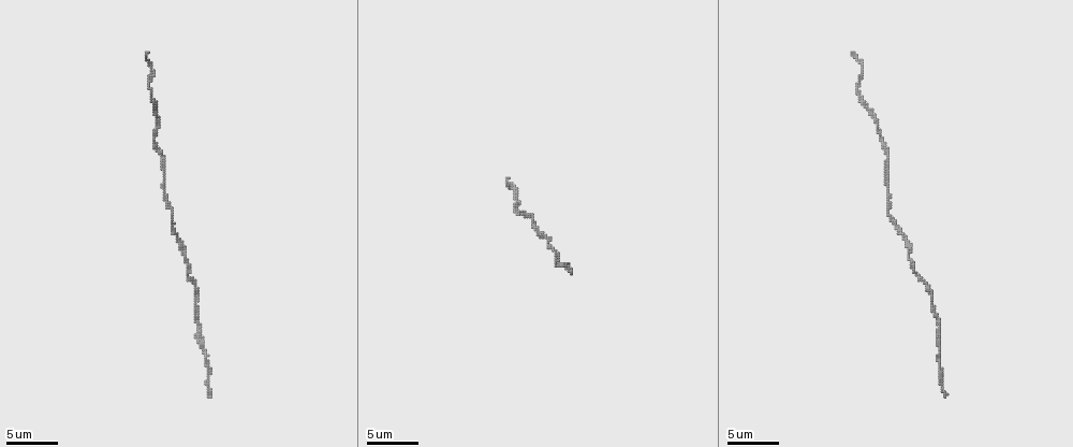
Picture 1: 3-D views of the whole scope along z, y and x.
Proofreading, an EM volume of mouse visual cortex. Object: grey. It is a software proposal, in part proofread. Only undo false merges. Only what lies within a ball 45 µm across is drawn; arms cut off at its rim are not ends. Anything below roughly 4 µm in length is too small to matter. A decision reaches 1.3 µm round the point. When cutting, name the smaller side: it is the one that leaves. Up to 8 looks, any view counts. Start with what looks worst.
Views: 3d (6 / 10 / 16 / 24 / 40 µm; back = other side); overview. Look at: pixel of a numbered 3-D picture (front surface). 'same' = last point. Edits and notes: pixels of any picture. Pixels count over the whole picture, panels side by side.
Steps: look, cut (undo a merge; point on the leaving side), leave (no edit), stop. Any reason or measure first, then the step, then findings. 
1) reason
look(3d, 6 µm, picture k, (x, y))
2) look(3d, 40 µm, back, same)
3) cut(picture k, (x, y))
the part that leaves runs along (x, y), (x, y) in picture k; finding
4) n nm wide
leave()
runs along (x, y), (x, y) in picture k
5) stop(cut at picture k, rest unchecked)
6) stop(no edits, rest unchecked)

thick turns thin
look(3d, 10 µm, picture 1, (155, 115))

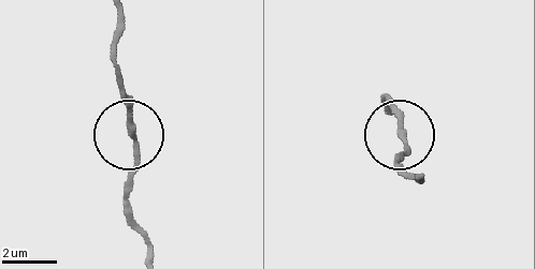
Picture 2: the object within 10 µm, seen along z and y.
look(3d, 6 µm, picture 2, (133, 130))

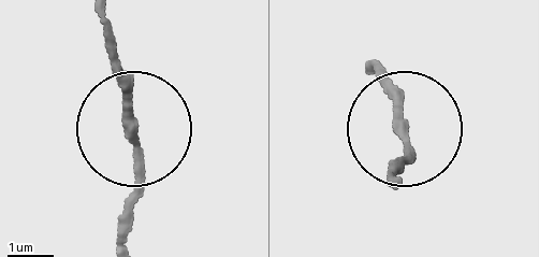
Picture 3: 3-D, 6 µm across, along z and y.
leave()
runs along (121, 238), (133, 87), (110, 45) in picture 3; continuous, no second cell

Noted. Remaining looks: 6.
thin neck
look(3d, 10 µm, picture 1, (940, 324))

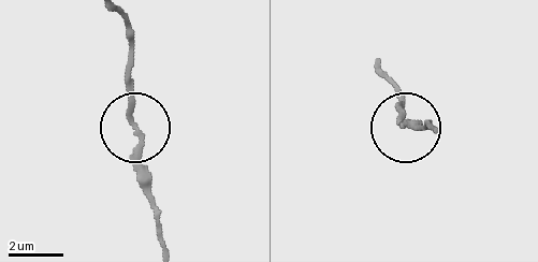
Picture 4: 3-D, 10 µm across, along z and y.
leave()
runs along (114, 12), (128, 32), (128, 115), (135, 171), (148, 203) in picture 4; one cell here

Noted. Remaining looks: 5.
a narrow waist
look(3d, 10 µm, picture 1, (163, 156))

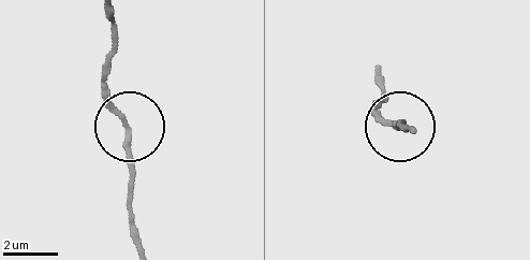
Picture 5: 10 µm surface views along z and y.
180 nm wide
leave()
runs along (141, 244), (132, 216), (132, 133), (104, 73) in picture 5; one cell here

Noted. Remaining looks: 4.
sudden change in width
look(3d, 16 µm, picture 1, (183, 256))

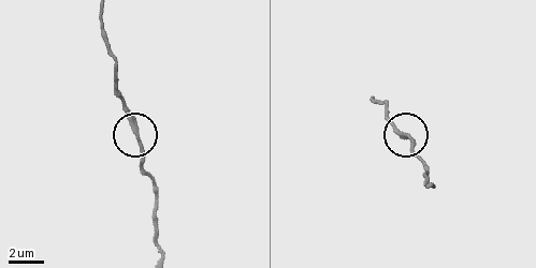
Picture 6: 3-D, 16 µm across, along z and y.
from behind
look(3d, 16 µm, back, picture 6, (407, 136))

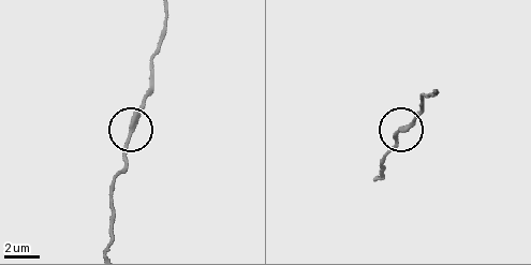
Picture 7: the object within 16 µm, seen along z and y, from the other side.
leave()
all the same cell

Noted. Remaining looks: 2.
stop(no edits, rest unchecked)

